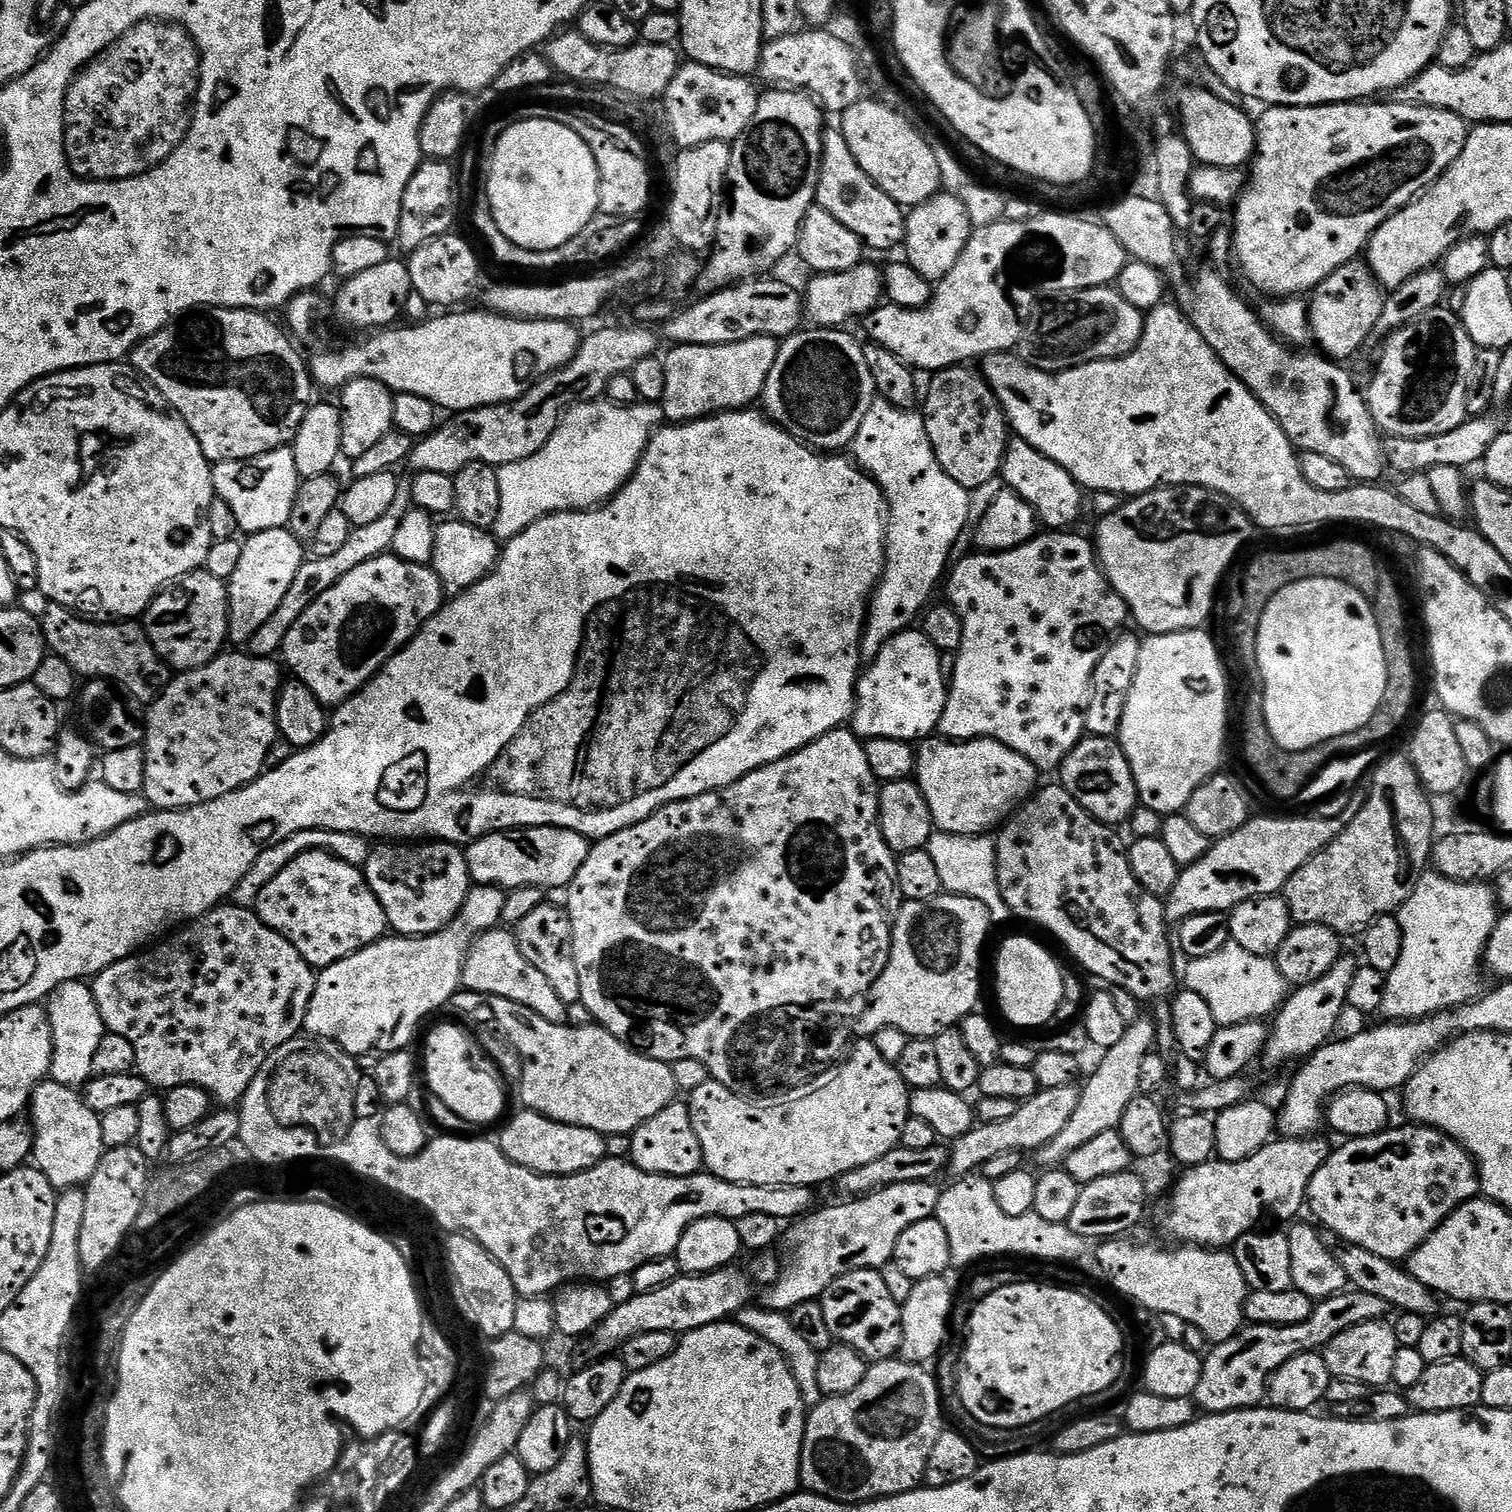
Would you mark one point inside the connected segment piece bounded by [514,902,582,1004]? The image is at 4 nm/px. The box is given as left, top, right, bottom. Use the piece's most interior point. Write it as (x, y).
(545, 936)

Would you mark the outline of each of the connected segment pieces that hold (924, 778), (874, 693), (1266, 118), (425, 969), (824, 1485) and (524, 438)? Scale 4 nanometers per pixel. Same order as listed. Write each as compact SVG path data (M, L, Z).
M928 738L916 748L915 783L919 784L930 806L933 825L941 832L952 836L982 836L999 829L1008 817L1015 813L1037 791L1038 770L1025 756L1010 750L996 740L949 740L947 738Z
M923 630L900 632L882 650L878 658L861 671L856 682L856 706L850 717L851 731L865 741L874 738L898 738L920 742L940 727L942 710L948 701L946 668L940 665L942 654L926 638Z
M1349 102L1346 104L1315 104L1309 108L1282 108L1268 106L1263 109L1260 120L1255 121L1256 150L1250 161L1250 175L1246 180L1244 193L1234 205L1236 211L1236 229L1231 229L1234 257L1240 263L1244 276L1260 292L1265 292L1268 298L1292 298L1297 294L1311 293L1324 281L1327 276L1334 274L1344 264L1351 264L1356 256L1365 251L1368 239L1386 222L1386 218L1393 216L1398 210L1411 204L1419 197L1425 188L1429 188L1434 181L1445 172L1462 154L1462 146L1466 146L1466 138L1470 131L1469 121L1462 119L1458 114L1441 108L1423 108L1413 104L1376 104L1380 102Z
M476 884L469 888L462 910L456 915L449 924L442 930L438 930L429 936L397 936L389 935L383 940L375 940L370 946L366 946L362 950L358 950L354 954L350 954L346 958L342 958L338 962L331 964L329 968L319 969L316 985L314 986L314 994L310 998L310 1006L306 1010L306 1018L304 1019L303 1031L313 1038L321 1040L332 1040L338 1046L342 1046L342 1050L346 1050L350 1055L363 1058L367 1052L372 1052L377 1048L377 1053L398 1052L409 1047L408 1043L416 1036L416 1027L427 1018L431 1012L436 1012L440 1007L447 1005L451 1001L455 992L461 991L462 981L464 979L464 963L468 957L468 951L472 948L472 944L476 941L476 937L481 936L484 932L490 932L497 927L502 921L502 906L504 905L505 889L499 888L497 884Z
M899 1358L877 1360L869 1367L866 1378L862 1378L861 1384L856 1389L850 1390L850 1394L821 1399L820 1403L807 1413L804 1422L804 1441L800 1455L801 1485L813 1494L825 1496L828 1500L836 1500L839 1504L862 1504L886 1496L900 1496L904 1492L914 1492L921 1487L926 1462L930 1458L930 1450L934 1450L934 1442L938 1442L941 1431L945 1427L944 1416L940 1413L940 1392L936 1389L935 1378L927 1372L928 1370L927 1367L918 1364L907 1364L906 1361Z
M651 327L600 328L585 335L576 349L574 358L557 372L550 372L532 385L526 394L507 404L491 404L485 408L471 408L457 412L427 436L417 439L412 445L406 461L413 473L437 472L455 477L462 466L470 462L486 462L493 466L522 462L530 454L538 454L546 442L550 442L552 431L560 425L560 417L574 404L588 404L599 400L608 391L610 378L631 373L642 358L657 355L656 347L662 344Z

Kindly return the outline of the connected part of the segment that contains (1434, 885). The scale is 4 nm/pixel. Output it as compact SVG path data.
M1436 870L1429 871L1418 882L1418 886L1414 886L1414 894L1410 894L1407 902L1398 909L1398 919L1402 926L1402 934L1404 935L1402 938L1402 958L1398 958L1398 966L1394 966L1394 970L1386 973L1387 980L1385 982L1384 1003L1382 1007L1382 1012L1388 1015L1385 1017L1387 1017L1389 1021L1407 1022L1410 1020L1419 1020L1426 1016L1432 1016L1435 1012L1445 1012L1448 1008L1456 1008L1460 1004L1467 1004L1468 1001L1475 1000L1477 996L1481 995L1480 968L1482 972L1484 951L1486 950L1488 939L1498 919L1496 894L1487 883L1468 883L1466 881L1451 880L1449 877L1440 875Z

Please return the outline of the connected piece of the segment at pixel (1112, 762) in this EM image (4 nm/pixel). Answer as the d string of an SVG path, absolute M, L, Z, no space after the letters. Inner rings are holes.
M1089 736L1079 740L1058 769L1059 783L1095 820L1113 826L1127 825L1138 807L1136 783L1119 739Z

